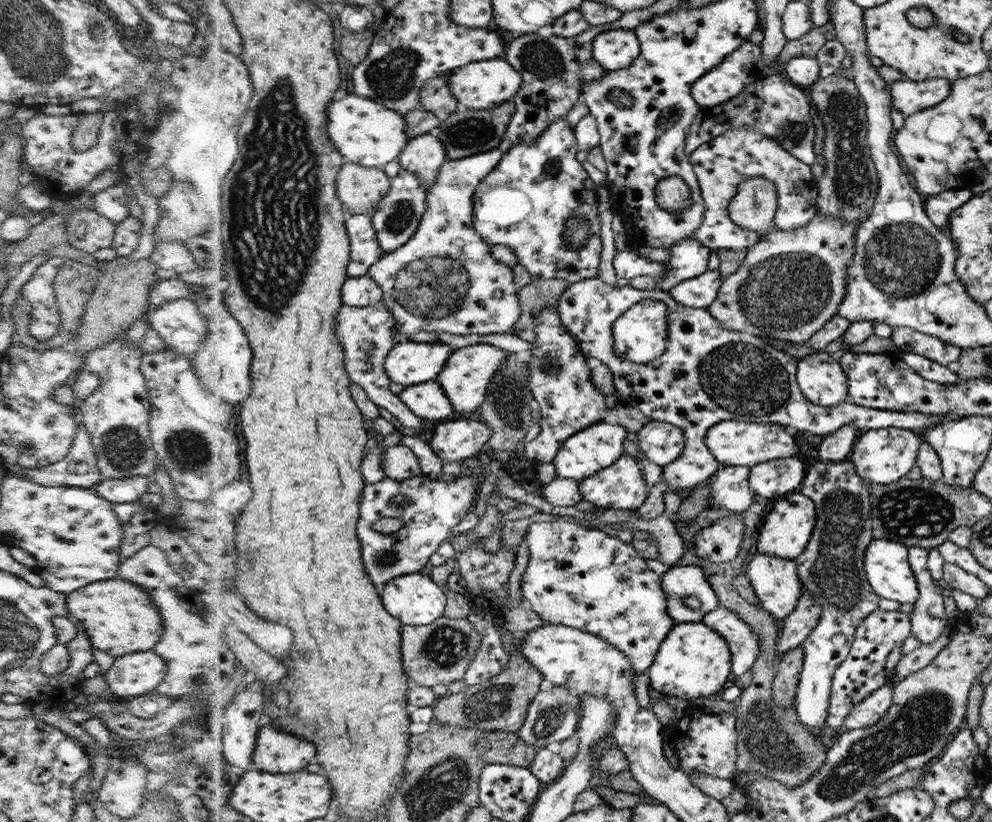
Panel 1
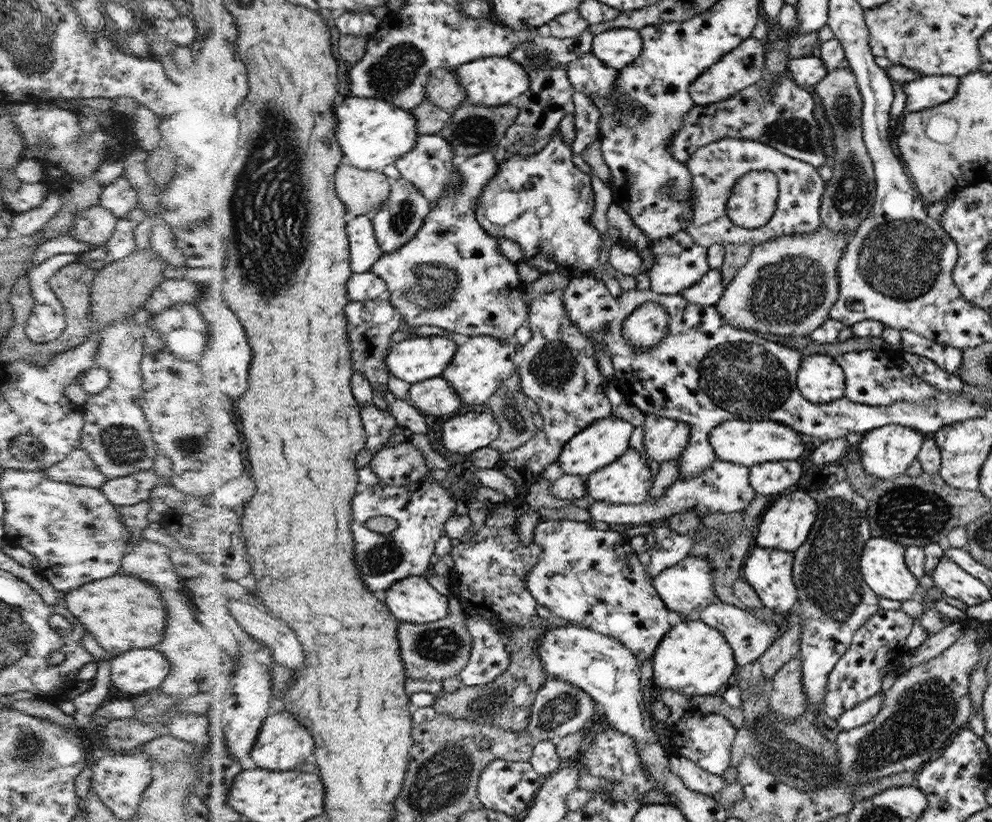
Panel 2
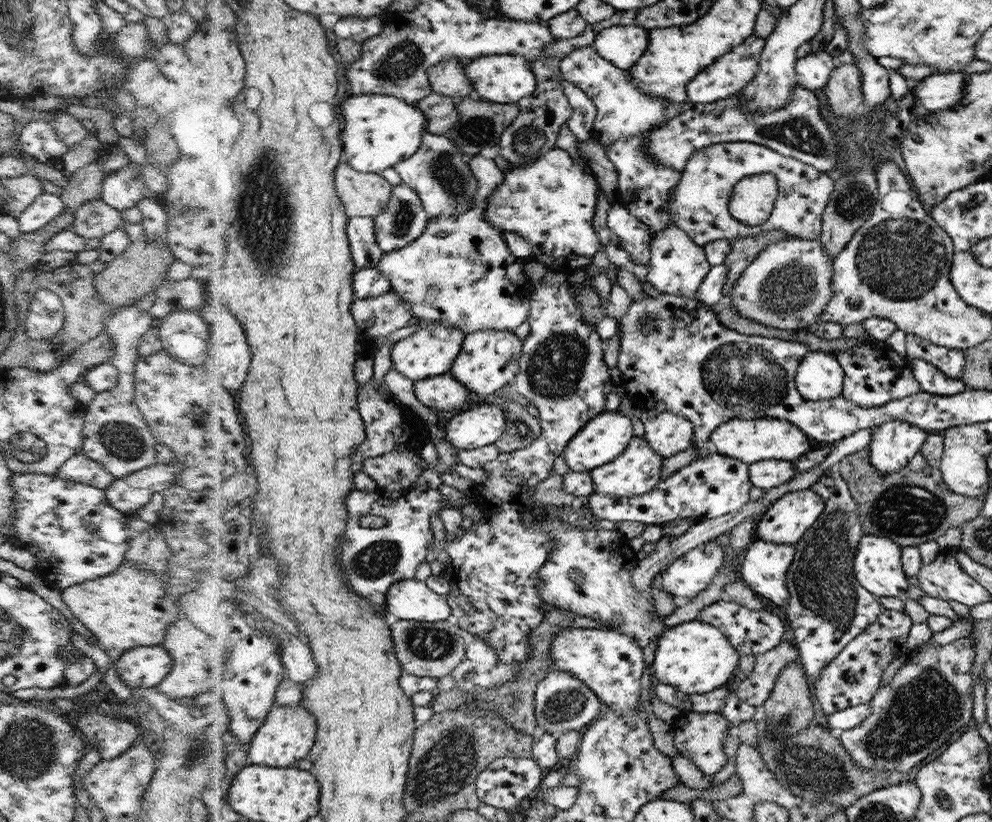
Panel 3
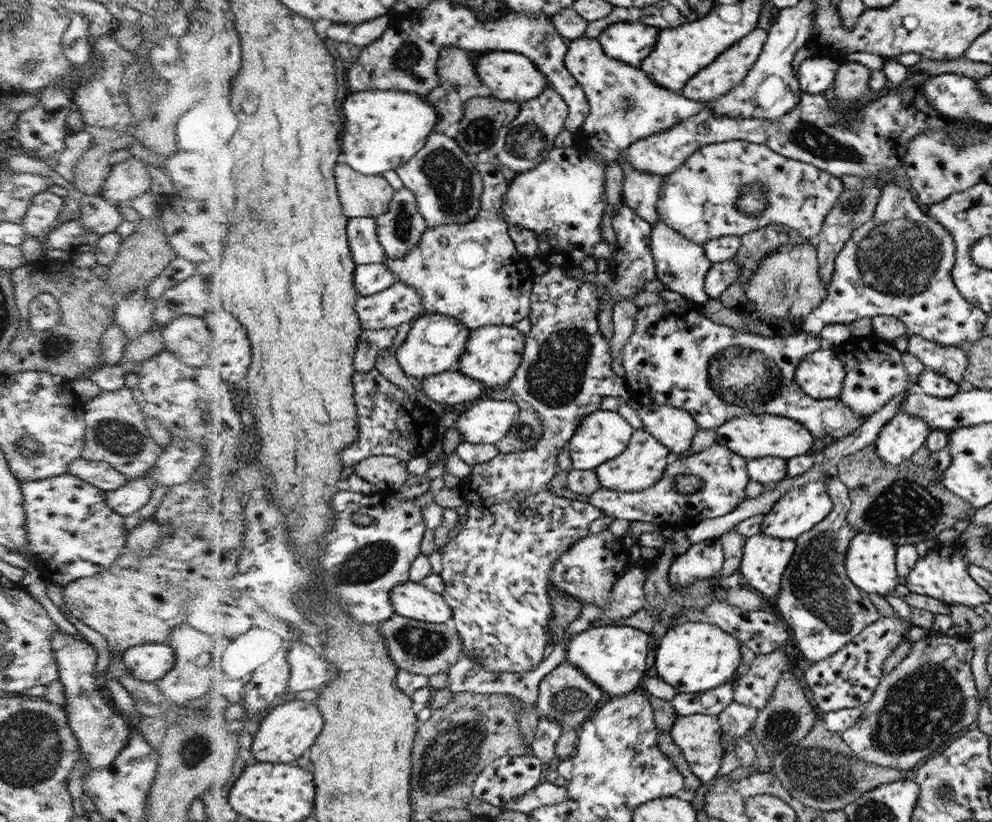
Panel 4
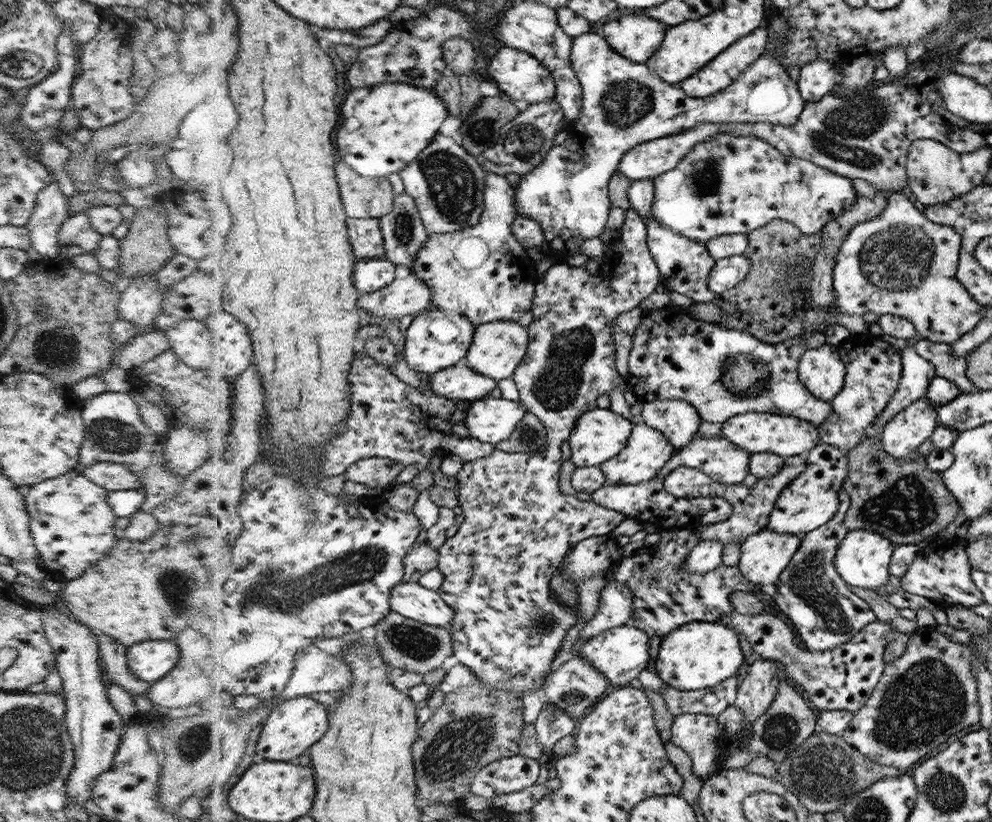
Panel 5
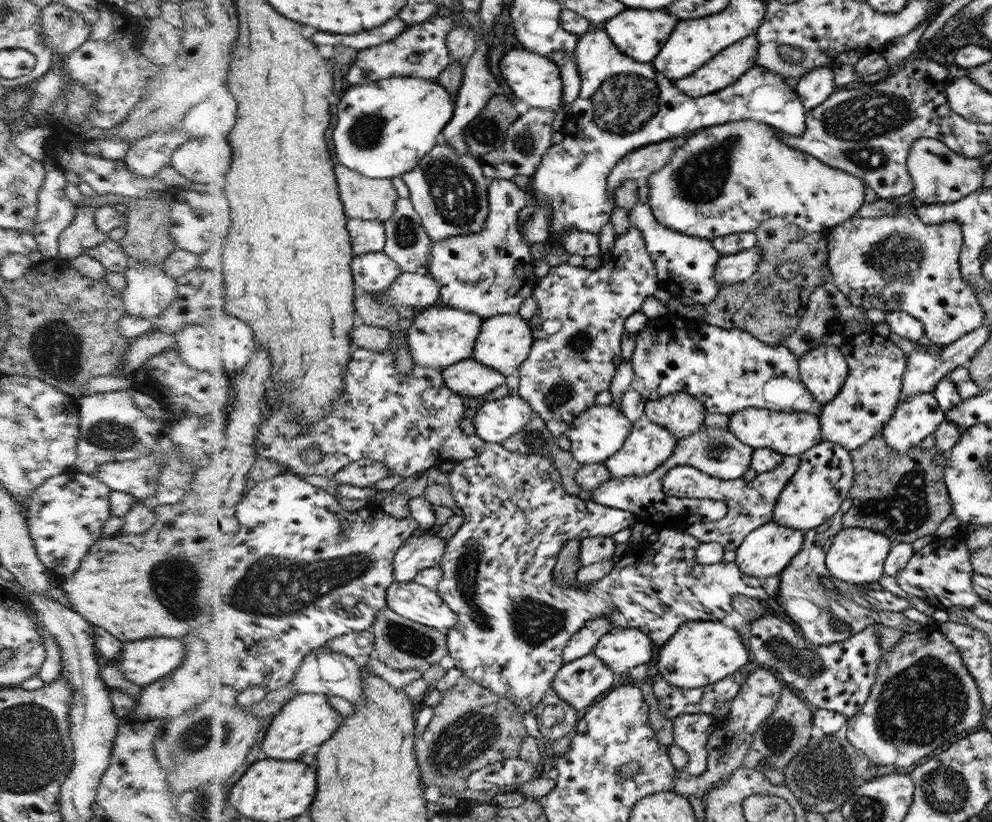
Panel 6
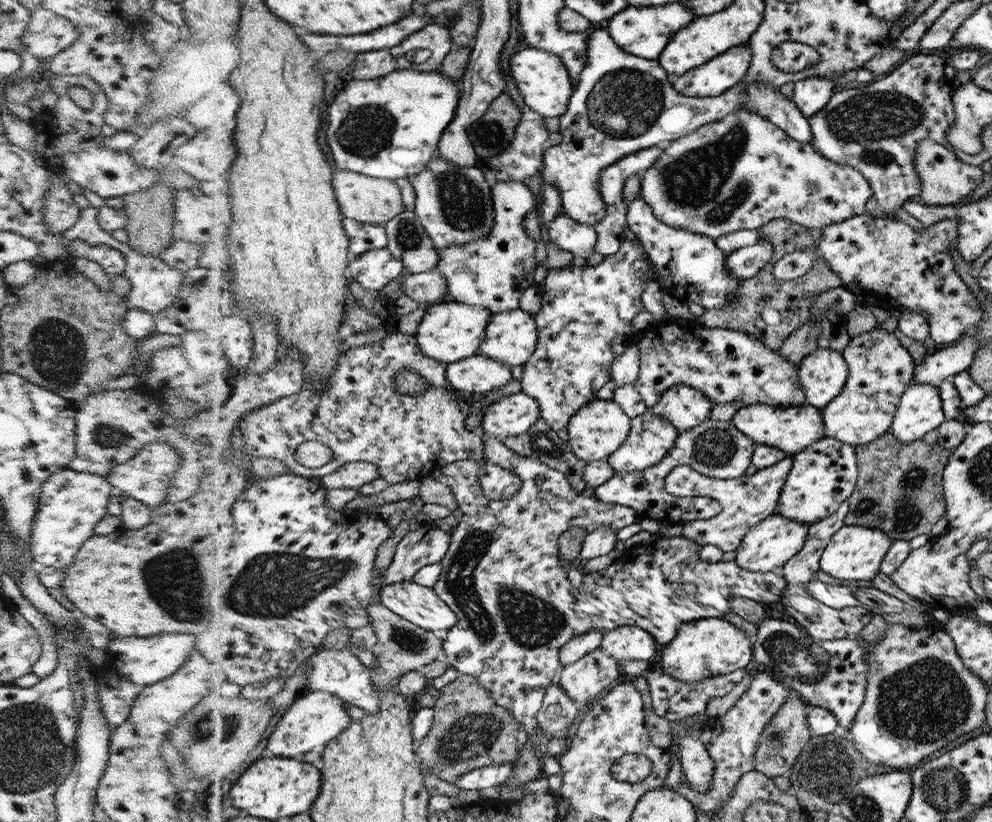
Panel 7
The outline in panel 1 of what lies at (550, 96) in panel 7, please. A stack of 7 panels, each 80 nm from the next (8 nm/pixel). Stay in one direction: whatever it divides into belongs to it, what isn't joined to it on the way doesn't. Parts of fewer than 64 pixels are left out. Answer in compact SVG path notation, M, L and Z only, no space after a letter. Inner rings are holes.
M504 57L472 62L454 69L450 74L452 91L460 105L469 110L487 110L511 101L524 84L523 76Z

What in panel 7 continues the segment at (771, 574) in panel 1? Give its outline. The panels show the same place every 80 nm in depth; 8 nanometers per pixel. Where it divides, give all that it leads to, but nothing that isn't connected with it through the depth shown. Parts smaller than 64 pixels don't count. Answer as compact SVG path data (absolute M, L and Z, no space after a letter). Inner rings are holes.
M774 513L753 526L742 539L735 551L735 563L746 571L754 573L771 573L781 571L787 563L799 554L807 542L809 524L786 518Z

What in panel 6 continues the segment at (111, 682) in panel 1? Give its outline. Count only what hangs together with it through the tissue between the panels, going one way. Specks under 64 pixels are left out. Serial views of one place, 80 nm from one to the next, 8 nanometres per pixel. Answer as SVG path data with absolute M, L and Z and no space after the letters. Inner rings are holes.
M147 637L123 643L119 668L127 680L144 687L176 670L184 656L184 638Z

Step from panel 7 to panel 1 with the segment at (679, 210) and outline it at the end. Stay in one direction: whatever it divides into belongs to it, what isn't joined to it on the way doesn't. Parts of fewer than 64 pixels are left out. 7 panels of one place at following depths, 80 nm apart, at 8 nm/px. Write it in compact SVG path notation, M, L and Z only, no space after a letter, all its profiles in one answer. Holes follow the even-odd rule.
M736 128L719 135L715 140L694 150L689 157L694 164L706 208L702 225L694 234L698 242L710 248L736 250L754 246L759 241L761 234L740 228L731 219L728 211L741 182L755 176L763 176L775 184L774 193L777 200L772 224L776 230L798 230L808 226L812 218L816 218L819 213L819 181L812 175L810 164L800 162L800 159L784 150L772 138L766 138L766 135L757 129Z

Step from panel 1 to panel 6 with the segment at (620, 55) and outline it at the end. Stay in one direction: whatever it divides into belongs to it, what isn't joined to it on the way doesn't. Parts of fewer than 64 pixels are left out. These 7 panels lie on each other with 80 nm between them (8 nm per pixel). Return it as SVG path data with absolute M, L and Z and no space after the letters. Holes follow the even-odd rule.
M630 8L623 13L617 14L610 21L604 22L604 30L613 39L615 45L619 47L624 54L640 62L651 62L658 56L659 52L666 45L668 37L674 32L678 24L677 16L671 14L670 10L654 9L644 10L642 8Z

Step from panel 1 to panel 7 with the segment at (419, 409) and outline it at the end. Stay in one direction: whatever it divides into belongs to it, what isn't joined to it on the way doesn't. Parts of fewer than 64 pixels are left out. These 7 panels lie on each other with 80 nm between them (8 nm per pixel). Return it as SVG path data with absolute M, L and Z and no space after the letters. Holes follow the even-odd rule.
M480 354L450 365L448 378L453 388L464 391L474 399L513 380L512 369L508 365Z

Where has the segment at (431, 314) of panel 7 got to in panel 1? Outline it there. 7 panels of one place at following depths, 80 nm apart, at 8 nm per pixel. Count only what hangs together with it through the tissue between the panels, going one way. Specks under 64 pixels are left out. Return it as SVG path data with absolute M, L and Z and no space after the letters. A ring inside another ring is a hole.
M398 340L386 360L386 368L393 382L406 386L434 381L447 368L455 348L444 342L426 343Z

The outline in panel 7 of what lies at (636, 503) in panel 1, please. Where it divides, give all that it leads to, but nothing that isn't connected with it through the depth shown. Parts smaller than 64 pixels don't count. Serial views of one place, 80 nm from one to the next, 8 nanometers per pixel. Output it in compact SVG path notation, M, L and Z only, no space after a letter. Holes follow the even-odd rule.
M647 411L631 419L630 436L606 460L615 472L639 472L639 470L646 470L647 468L651 468L651 466L659 464L671 452L676 440L679 438L679 433L669 420L663 418L660 414L652 414Z

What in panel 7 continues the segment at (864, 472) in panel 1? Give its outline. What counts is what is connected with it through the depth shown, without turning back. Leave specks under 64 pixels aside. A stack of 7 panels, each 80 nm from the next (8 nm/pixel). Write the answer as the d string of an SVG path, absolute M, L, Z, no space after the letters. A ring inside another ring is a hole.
M912 384L902 394L889 433L904 444L921 440L946 420L937 386Z

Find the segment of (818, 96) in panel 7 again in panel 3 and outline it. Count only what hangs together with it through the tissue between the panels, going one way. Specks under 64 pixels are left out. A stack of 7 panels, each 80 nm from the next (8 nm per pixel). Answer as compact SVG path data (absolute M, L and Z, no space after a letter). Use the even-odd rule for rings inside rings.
M824 49L805 56L795 62L796 75L799 76L797 85L812 92L824 88L830 82L834 68L834 60Z

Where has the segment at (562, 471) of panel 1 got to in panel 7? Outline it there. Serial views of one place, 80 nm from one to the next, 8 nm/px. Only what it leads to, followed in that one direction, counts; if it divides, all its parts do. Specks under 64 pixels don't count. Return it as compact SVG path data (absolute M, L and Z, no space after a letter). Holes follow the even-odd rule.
M596 399L596 402L589 402L570 418L567 431L571 451L580 460L587 463L594 462L610 457L624 444L624 441L630 436L631 418L623 407L613 399Z

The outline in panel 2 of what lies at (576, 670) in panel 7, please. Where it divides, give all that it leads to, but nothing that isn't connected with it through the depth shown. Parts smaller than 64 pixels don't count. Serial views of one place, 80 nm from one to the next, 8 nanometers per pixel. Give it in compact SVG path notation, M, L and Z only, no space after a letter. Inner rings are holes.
M548 677L536 693L526 731L537 742L540 740L556 742L563 736L583 730L584 726L595 716L596 709L597 704L588 692L582 691L571 682Z

